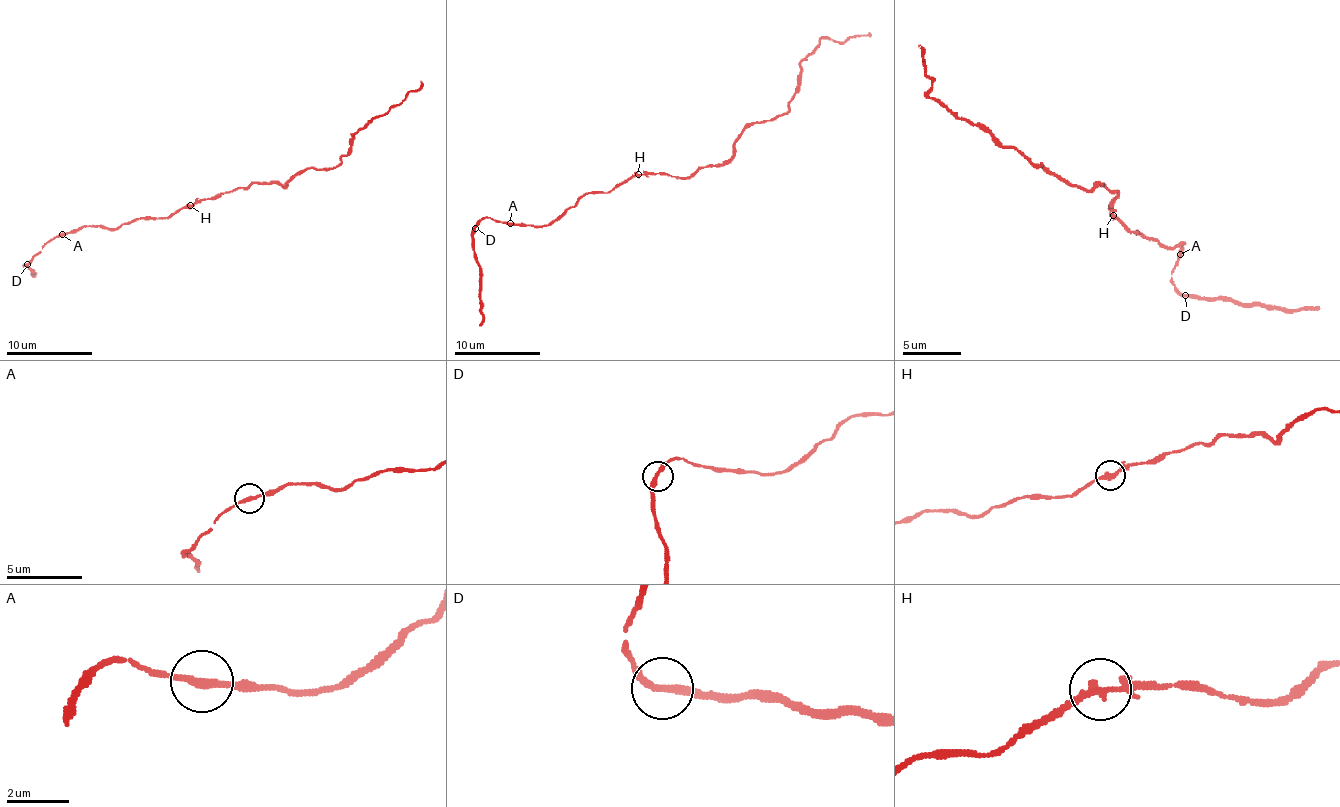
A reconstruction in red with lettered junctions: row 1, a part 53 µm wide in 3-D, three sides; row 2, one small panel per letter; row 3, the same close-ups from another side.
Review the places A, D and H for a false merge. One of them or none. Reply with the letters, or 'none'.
none

